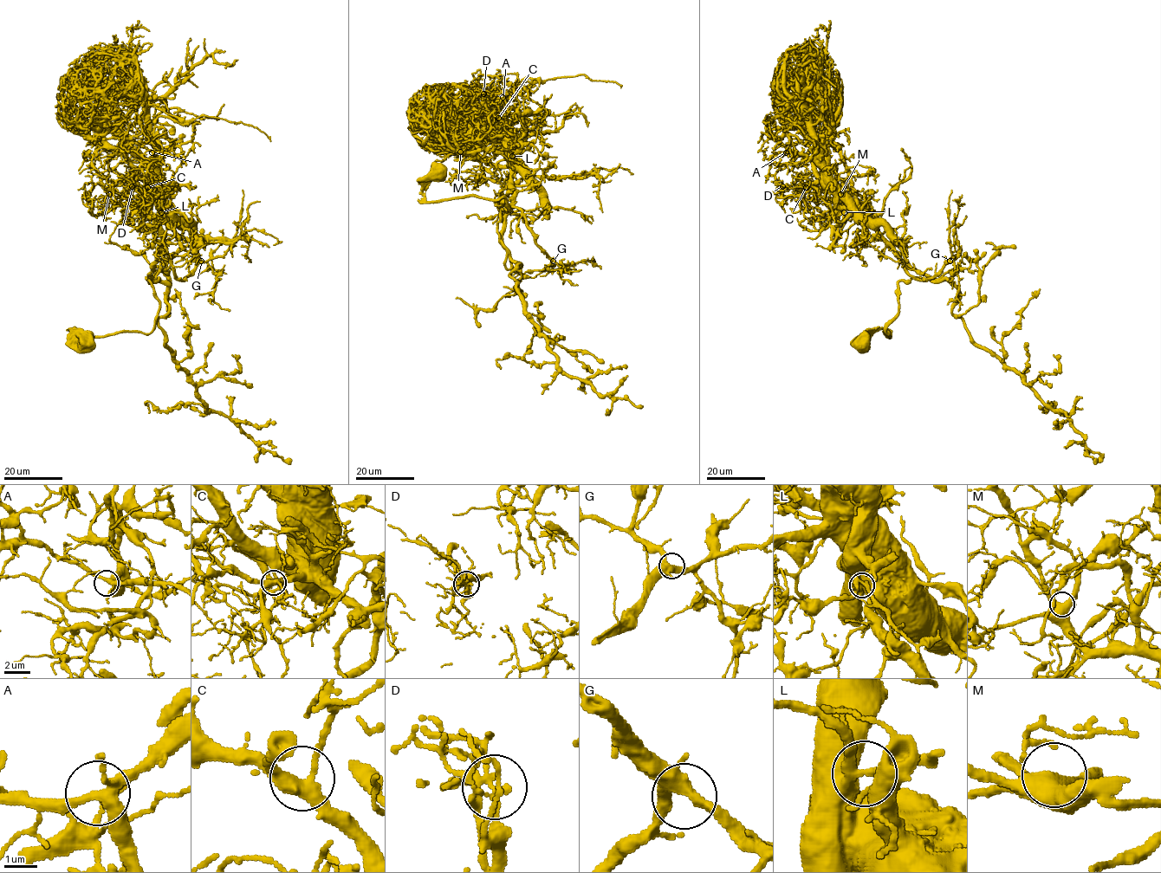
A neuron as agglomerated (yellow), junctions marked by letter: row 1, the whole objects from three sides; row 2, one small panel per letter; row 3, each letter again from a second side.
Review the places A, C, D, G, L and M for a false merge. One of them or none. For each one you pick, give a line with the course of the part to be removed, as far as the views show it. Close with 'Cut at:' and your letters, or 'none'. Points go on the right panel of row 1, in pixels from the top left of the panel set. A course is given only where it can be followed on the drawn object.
D: foreign part runs (782, 186), (813, 173), (906, 263), (950, 281), (959, 292), (951, 312), (970, 338), (1061, 410), (1096, 463)
Cut at: D

